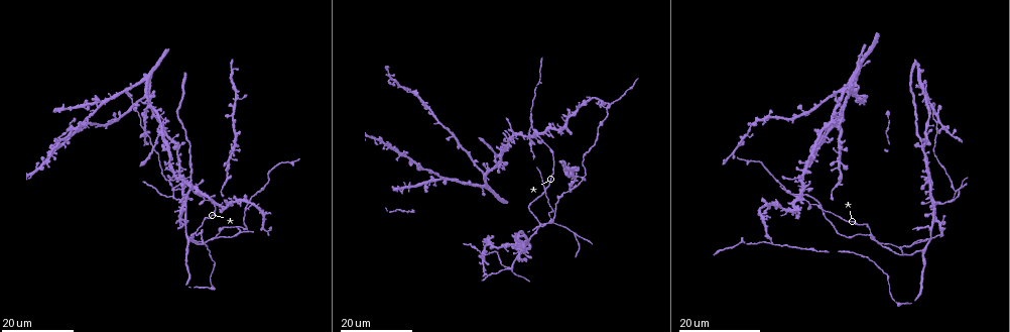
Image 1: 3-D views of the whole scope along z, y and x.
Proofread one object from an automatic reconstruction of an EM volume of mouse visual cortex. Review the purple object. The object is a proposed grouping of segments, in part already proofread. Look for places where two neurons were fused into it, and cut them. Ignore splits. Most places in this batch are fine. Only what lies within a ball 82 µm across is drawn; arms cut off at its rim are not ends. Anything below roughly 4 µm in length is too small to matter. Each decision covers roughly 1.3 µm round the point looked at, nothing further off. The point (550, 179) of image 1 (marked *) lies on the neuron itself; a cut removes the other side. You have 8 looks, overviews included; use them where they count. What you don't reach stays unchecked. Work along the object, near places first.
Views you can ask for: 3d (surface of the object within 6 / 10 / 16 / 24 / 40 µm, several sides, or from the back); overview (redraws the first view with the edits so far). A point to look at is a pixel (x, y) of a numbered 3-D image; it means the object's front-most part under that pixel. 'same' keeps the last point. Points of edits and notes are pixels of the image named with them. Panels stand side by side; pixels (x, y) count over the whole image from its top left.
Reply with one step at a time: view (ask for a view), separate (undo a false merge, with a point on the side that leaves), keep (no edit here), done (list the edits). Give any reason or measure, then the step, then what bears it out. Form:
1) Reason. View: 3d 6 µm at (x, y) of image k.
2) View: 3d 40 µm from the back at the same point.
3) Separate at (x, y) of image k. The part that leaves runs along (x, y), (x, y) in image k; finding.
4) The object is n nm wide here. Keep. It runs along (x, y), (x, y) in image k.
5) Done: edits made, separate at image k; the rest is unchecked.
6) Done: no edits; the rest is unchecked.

Small branch off a trunk. View: 3d 16 µm at (499, 155) of image 1.

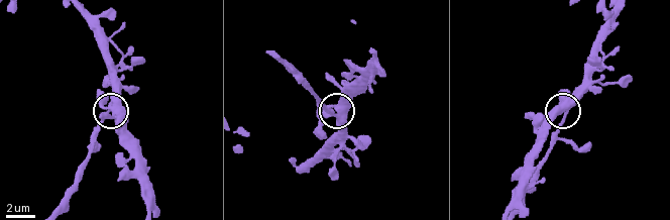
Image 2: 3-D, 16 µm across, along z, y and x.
View: 3d 10 µm at (333, 112) of image 2.

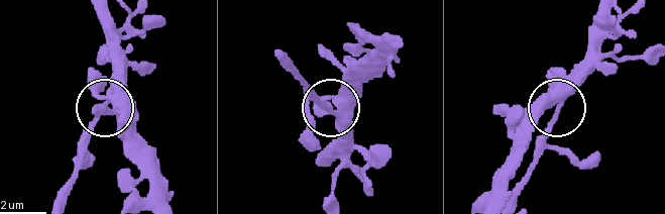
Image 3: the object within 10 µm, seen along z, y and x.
Keep. Continuous, no second neuron.

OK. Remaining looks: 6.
Looks like a crossing. View: 3d 24 µm at (935, 123) of image 1.

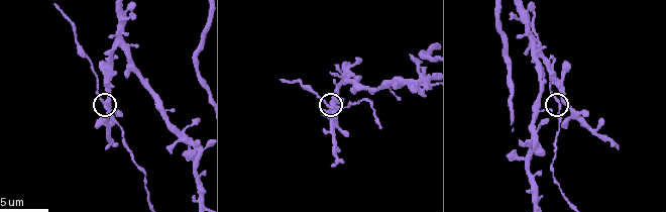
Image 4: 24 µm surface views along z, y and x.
View: 3d 10 µm at (106, 103) of image 4.

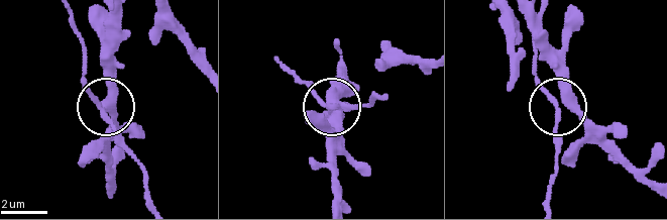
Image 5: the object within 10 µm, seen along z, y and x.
Keep. It runs along (549, 202), (560, 75), (534, 42) in image 5; all the same neuron.

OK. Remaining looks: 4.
Arms part here. View: 3d 24 µm at (900, 246) of image 1.

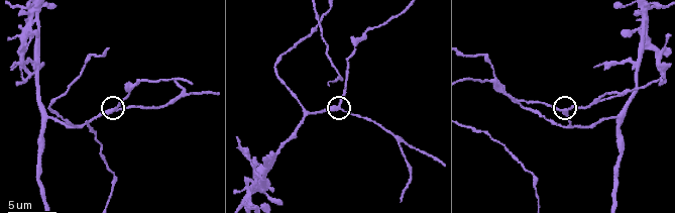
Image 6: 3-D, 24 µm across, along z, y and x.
View: 3d 6 µm at (564, 109) of image 6.

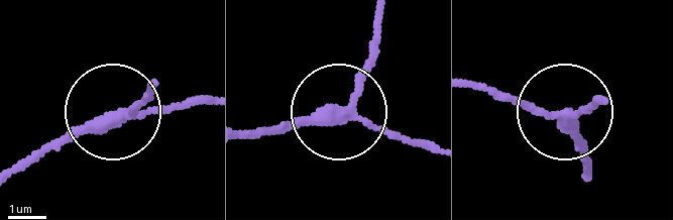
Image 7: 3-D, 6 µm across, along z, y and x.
Keep. It runs along (585, 171), (569, 110), (601, 100) in image 7; all the same neuron.

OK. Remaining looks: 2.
Four or more arms meet. View: 3d 24 µm at (197, 192) of image 1.

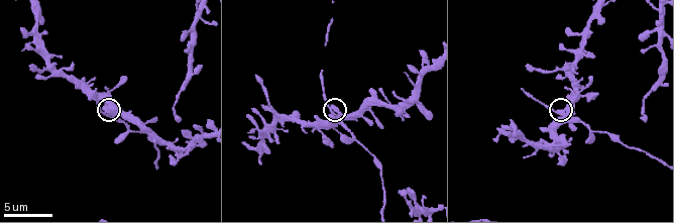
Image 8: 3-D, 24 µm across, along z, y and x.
View: 3d 6 µm at (113, 107) of image 8.

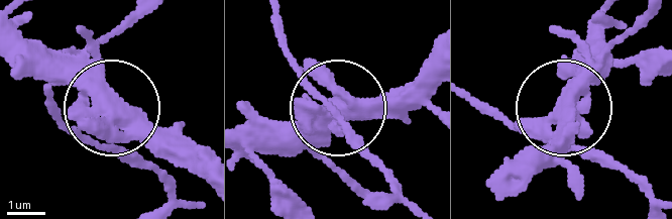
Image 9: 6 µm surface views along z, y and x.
5 arms meet here. Keep. All the same neuron.

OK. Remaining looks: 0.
Done: no edits; the rest is unchecked.

